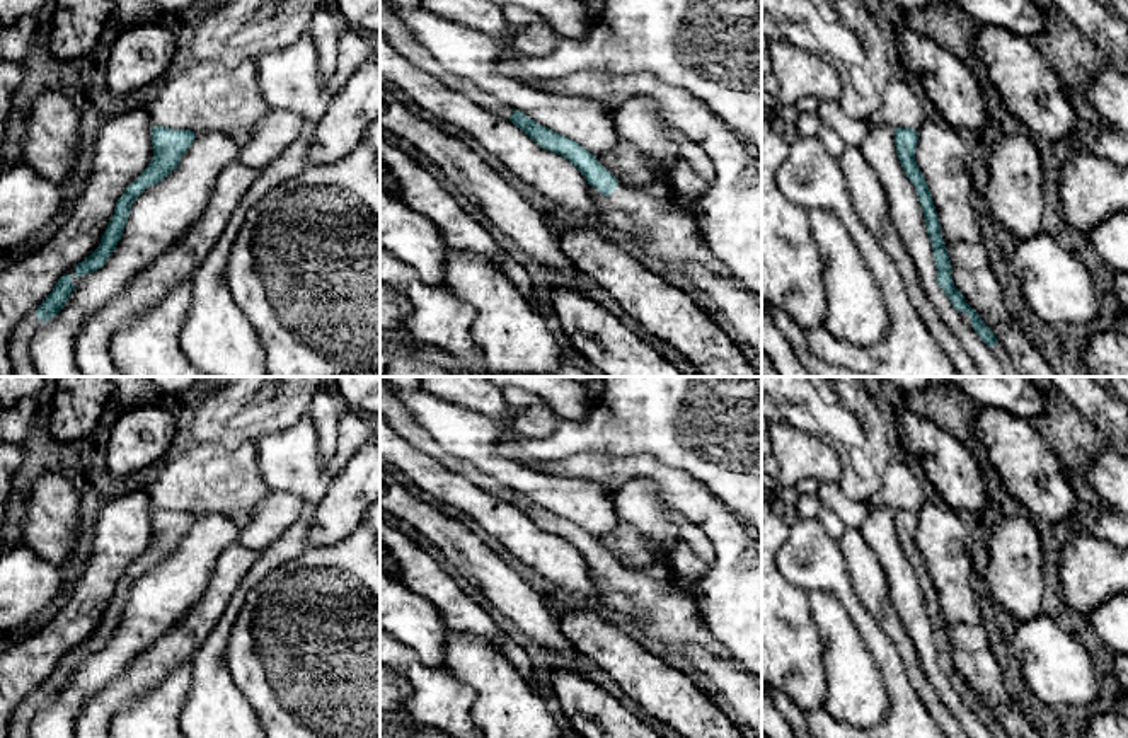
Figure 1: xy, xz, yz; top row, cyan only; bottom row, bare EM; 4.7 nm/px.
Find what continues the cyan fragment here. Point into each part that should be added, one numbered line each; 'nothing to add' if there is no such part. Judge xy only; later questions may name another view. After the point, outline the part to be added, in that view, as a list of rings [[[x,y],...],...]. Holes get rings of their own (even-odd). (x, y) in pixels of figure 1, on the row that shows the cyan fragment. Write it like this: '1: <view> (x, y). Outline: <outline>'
1: xy (19, 348). Outline: [[[29,312],[12,331],[9,355],[12,361],[12,377],[39,377],[34,368],[31,343],[41,320],[36,312]]]

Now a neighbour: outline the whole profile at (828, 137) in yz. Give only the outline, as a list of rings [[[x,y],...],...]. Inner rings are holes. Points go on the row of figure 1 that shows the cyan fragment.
[[[826,124],[820,126],[816,138],[823,143],[832,157],[840,157],[847,147],[840,135]]]

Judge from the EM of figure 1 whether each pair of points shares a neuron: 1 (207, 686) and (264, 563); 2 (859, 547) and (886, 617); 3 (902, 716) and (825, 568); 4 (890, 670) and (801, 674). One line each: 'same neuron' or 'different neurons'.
1: same neuron
2: same neuron
3: same neuron
4: different neurons

